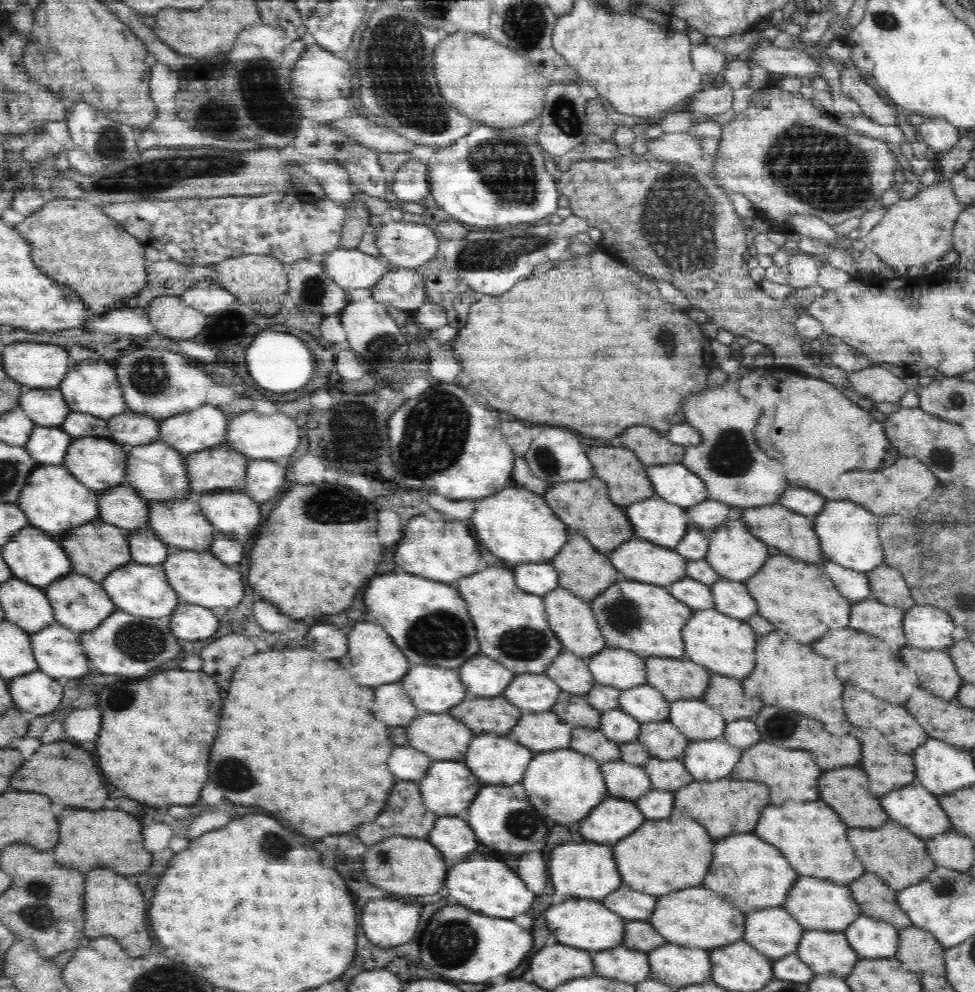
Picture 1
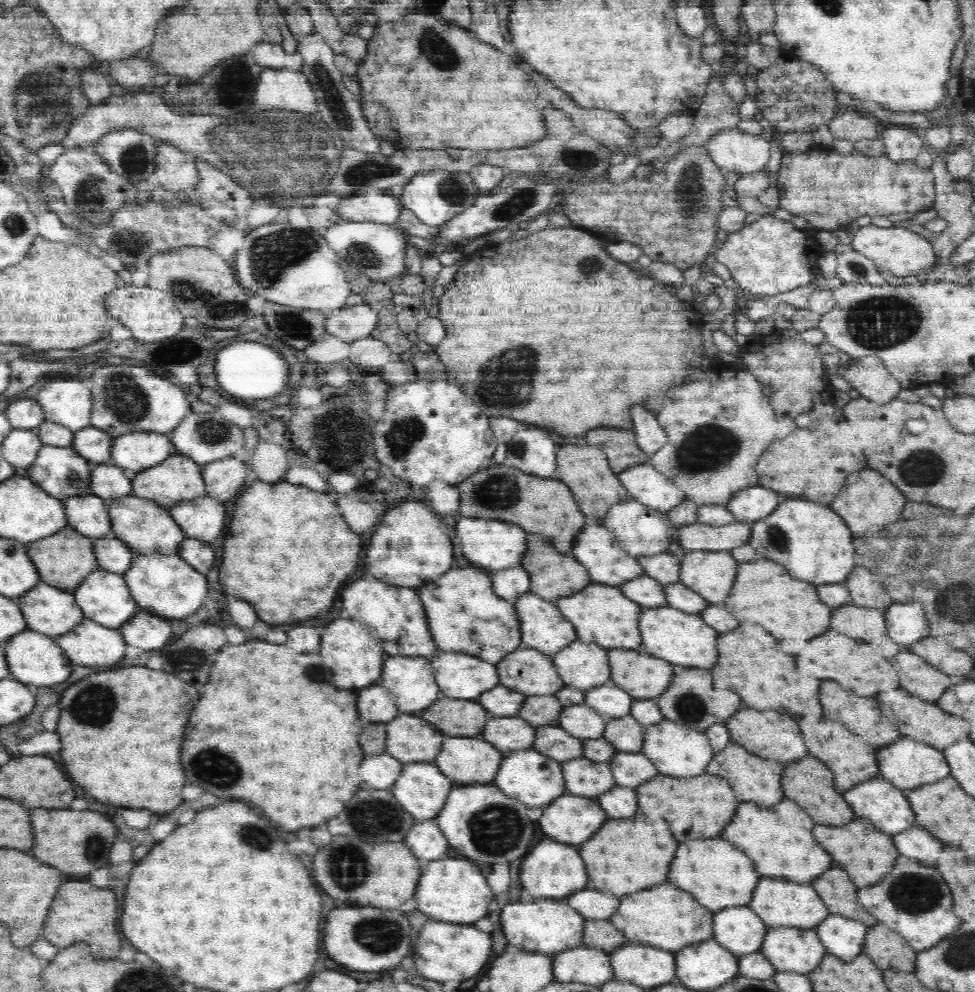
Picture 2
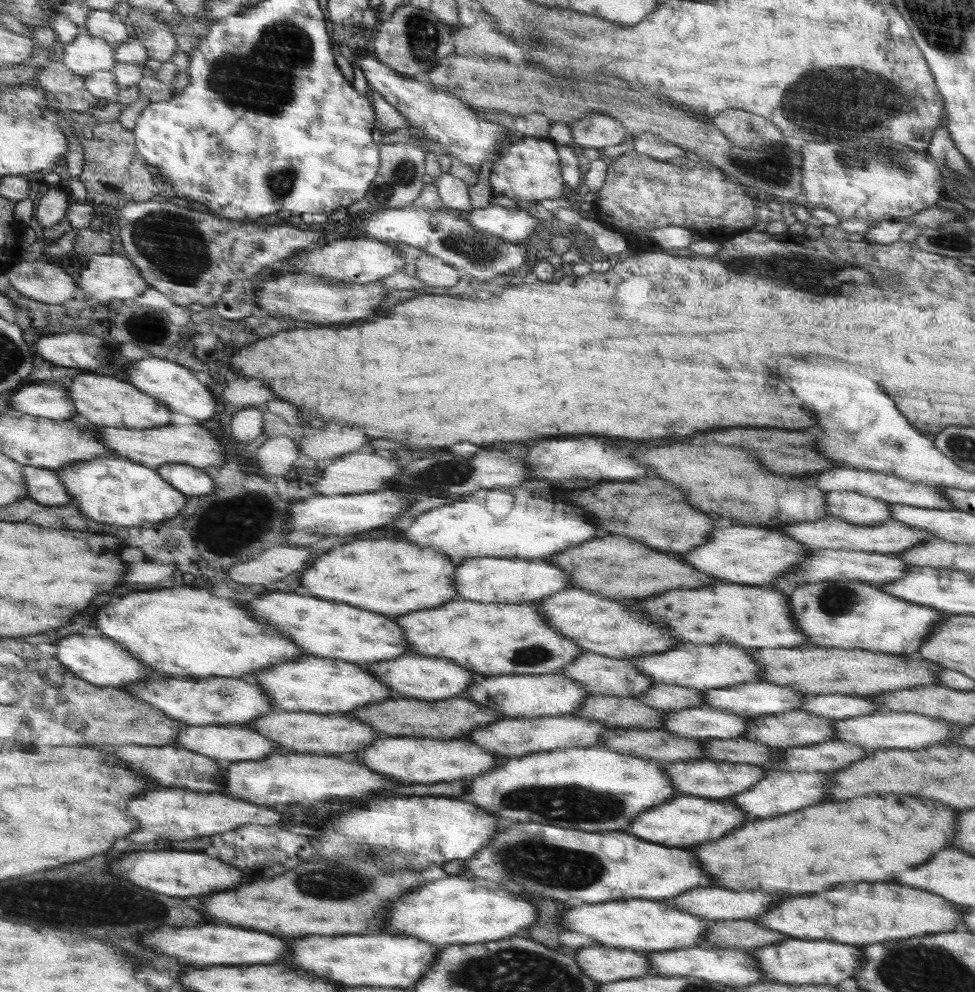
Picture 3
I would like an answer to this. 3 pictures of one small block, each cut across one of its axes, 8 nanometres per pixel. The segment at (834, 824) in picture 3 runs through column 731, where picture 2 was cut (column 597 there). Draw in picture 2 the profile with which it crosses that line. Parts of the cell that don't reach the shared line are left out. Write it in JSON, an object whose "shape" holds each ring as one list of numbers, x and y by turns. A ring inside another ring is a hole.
{"shape":[[660,818,654,824,640,820,610,820,588,844,580,846,580,856,586,862,590,884,588,888,598,888,602,892,612,892,614,896,632,894,654,884,662,884,668,878,670,862,674,860,678,842,674,840,668,822]]}

